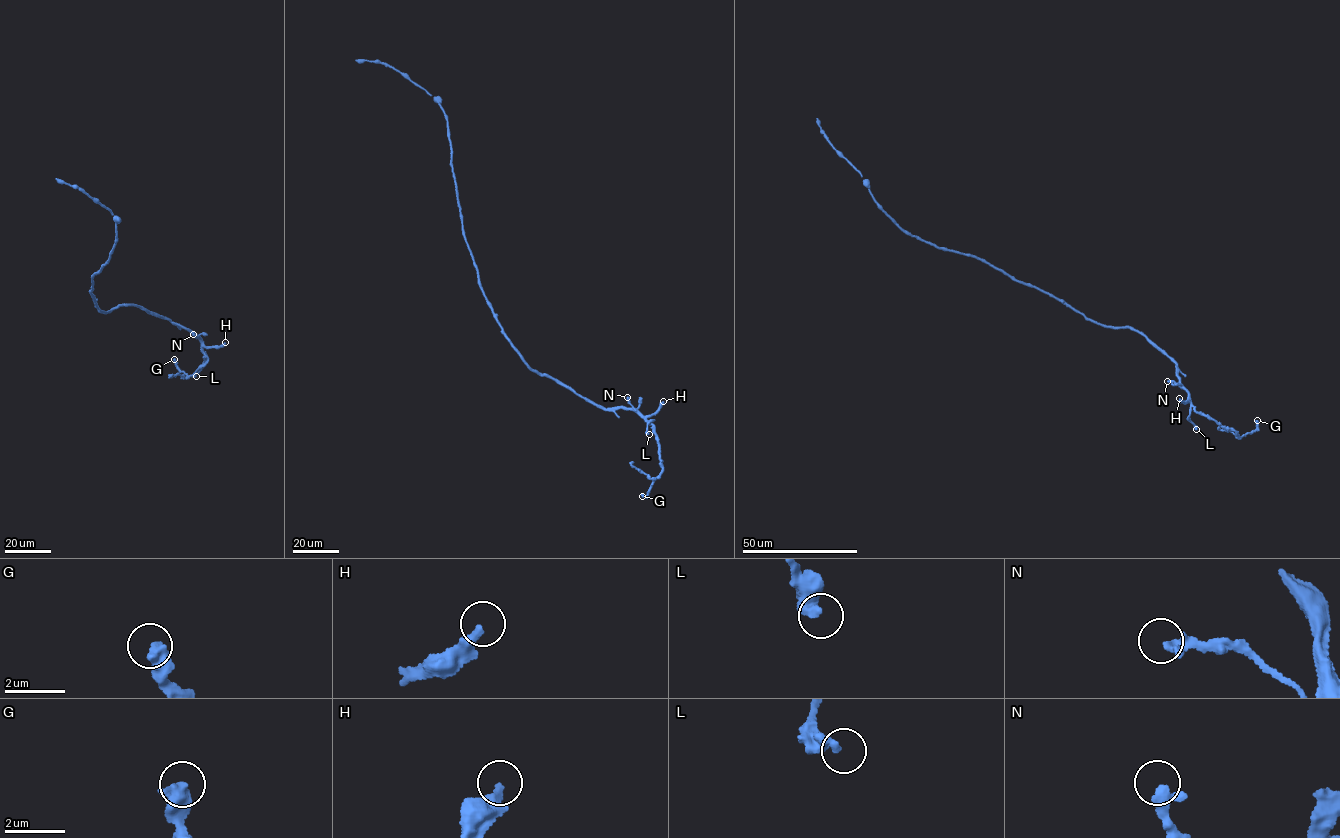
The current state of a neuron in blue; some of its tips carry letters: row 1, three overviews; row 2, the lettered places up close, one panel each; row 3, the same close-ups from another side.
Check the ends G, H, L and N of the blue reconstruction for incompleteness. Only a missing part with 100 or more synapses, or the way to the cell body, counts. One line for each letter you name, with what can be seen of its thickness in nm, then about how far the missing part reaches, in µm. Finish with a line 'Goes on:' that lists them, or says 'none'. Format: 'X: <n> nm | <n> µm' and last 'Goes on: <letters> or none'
H: 280 nm | 60 µm
Goes on: H

